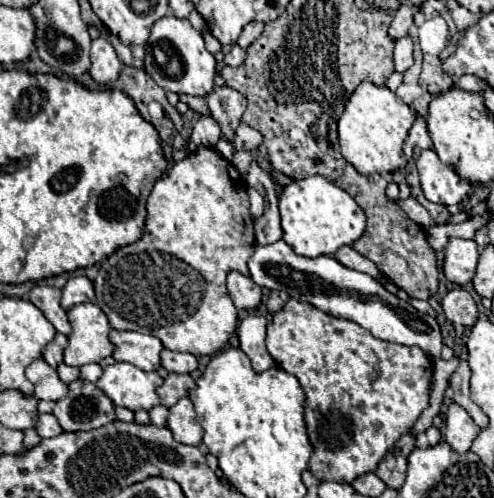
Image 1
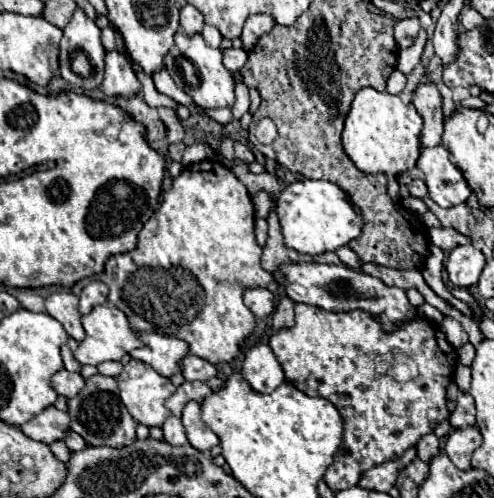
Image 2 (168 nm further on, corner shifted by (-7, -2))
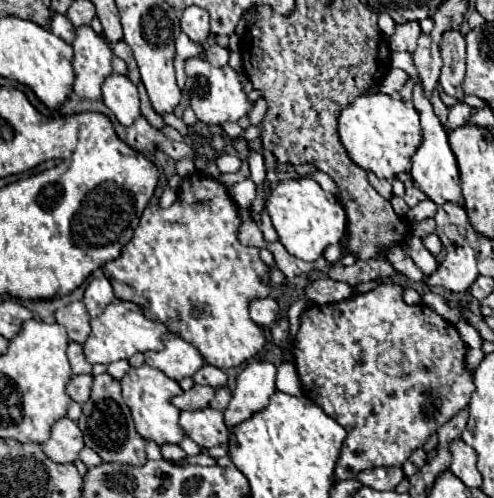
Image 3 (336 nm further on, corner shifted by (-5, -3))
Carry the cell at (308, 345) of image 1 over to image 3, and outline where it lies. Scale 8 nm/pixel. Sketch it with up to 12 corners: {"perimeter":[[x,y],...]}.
{"perimeter":[[382,283],[304,309],[334,481],[402,465],[474,391],[456,327]]}

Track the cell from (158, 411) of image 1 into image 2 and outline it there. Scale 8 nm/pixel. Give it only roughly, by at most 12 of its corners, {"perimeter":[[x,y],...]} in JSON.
{"perimeter":[[180,418],[164,422],[164,440],[172,446],[188,442]]}

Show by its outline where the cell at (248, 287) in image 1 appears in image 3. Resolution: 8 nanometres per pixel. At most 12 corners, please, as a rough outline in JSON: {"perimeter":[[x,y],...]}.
{"perimeter":[[276,299],[250,301],[250,317],[260,327],[278,317]]}

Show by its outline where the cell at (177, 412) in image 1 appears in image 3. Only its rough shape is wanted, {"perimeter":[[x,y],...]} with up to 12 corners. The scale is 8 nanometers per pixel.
{"perimeter":[[182,411],[180,427],[202,449],[228,443],[224,415]]}

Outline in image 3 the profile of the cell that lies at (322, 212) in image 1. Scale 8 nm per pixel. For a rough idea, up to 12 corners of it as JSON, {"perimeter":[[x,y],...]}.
{"perimeter":[[312,179],[266,203],[280,243],[316,261],[346,235],[346,211]]}

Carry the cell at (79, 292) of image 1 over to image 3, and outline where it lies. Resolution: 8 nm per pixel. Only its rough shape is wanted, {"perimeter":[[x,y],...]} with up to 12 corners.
{"perimeter":[[104,275],[88,283],[82,301],[90,317],[98,317],[114,301]]}

